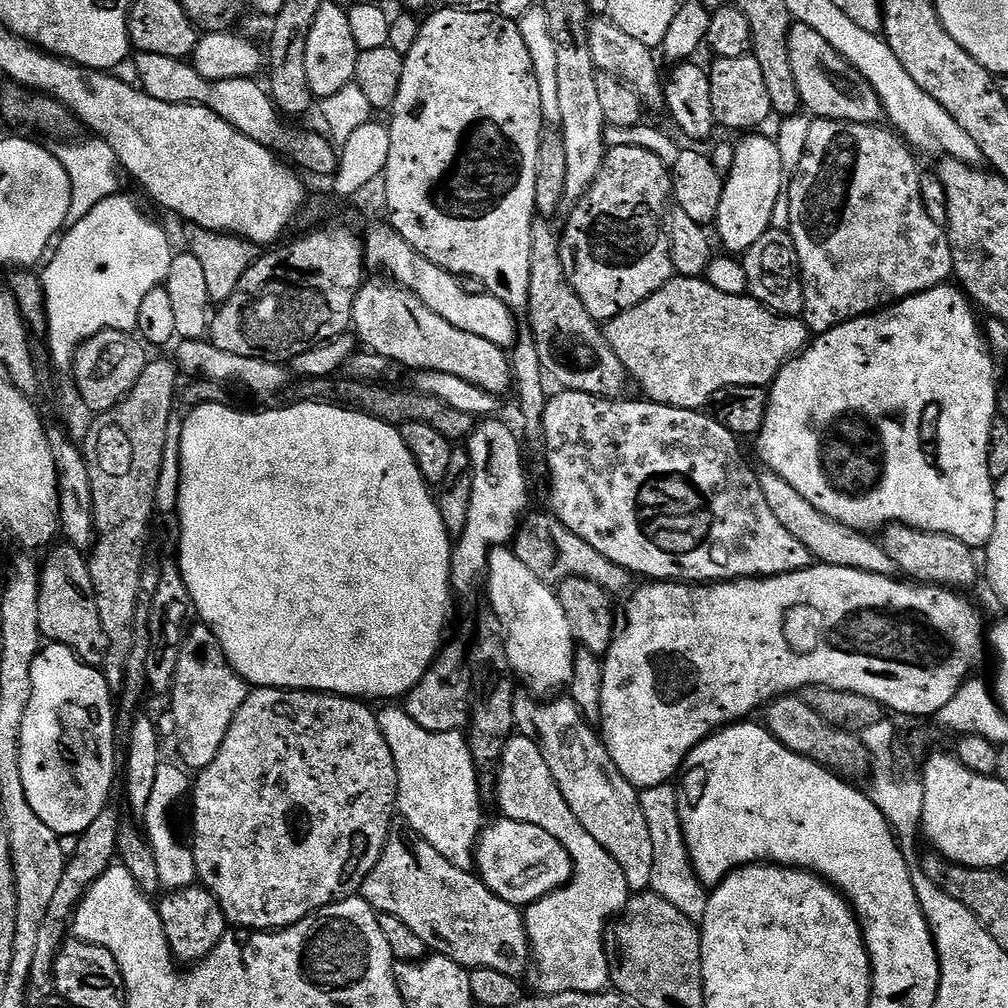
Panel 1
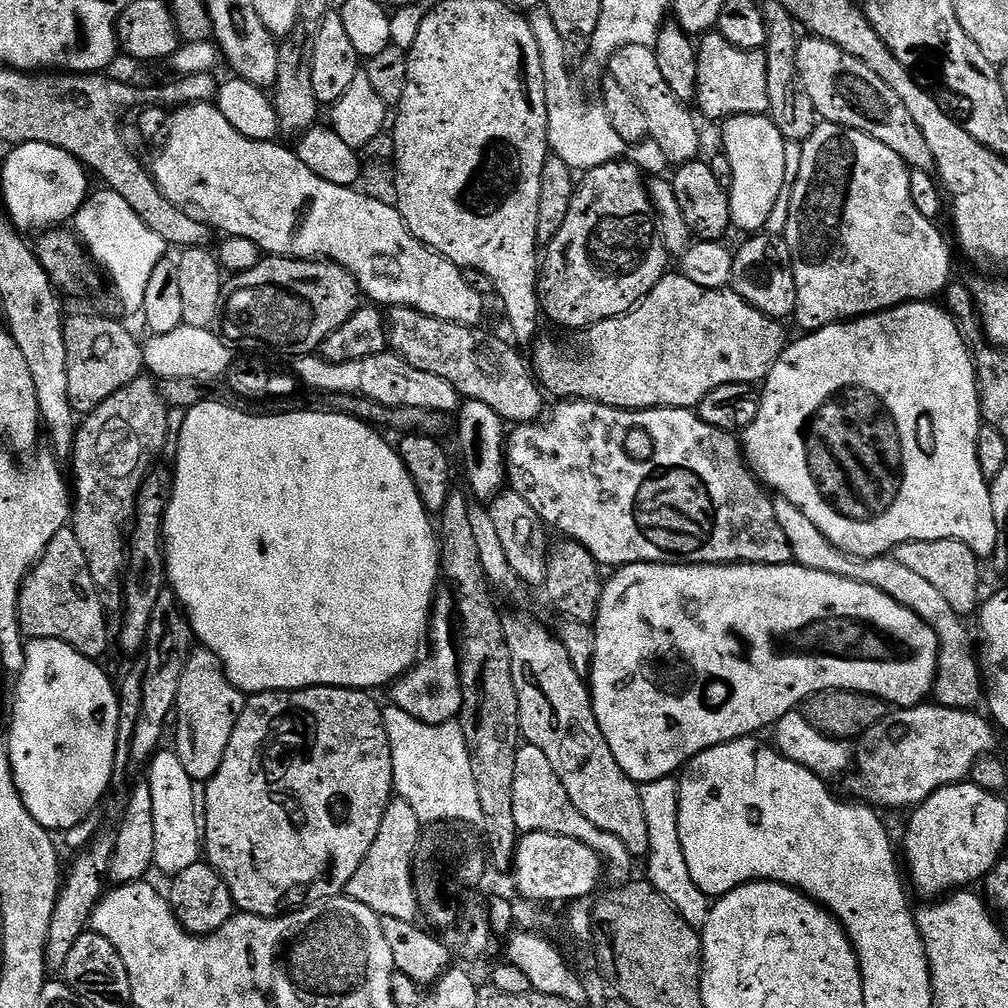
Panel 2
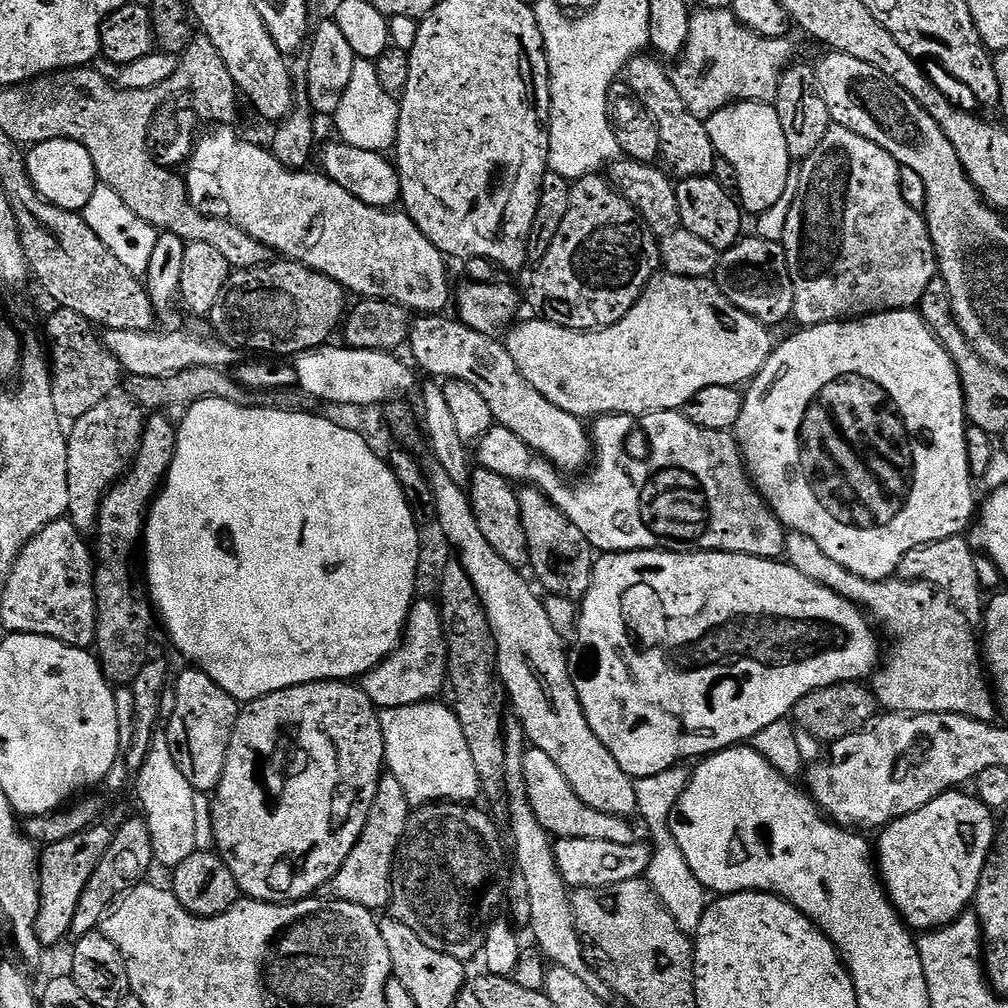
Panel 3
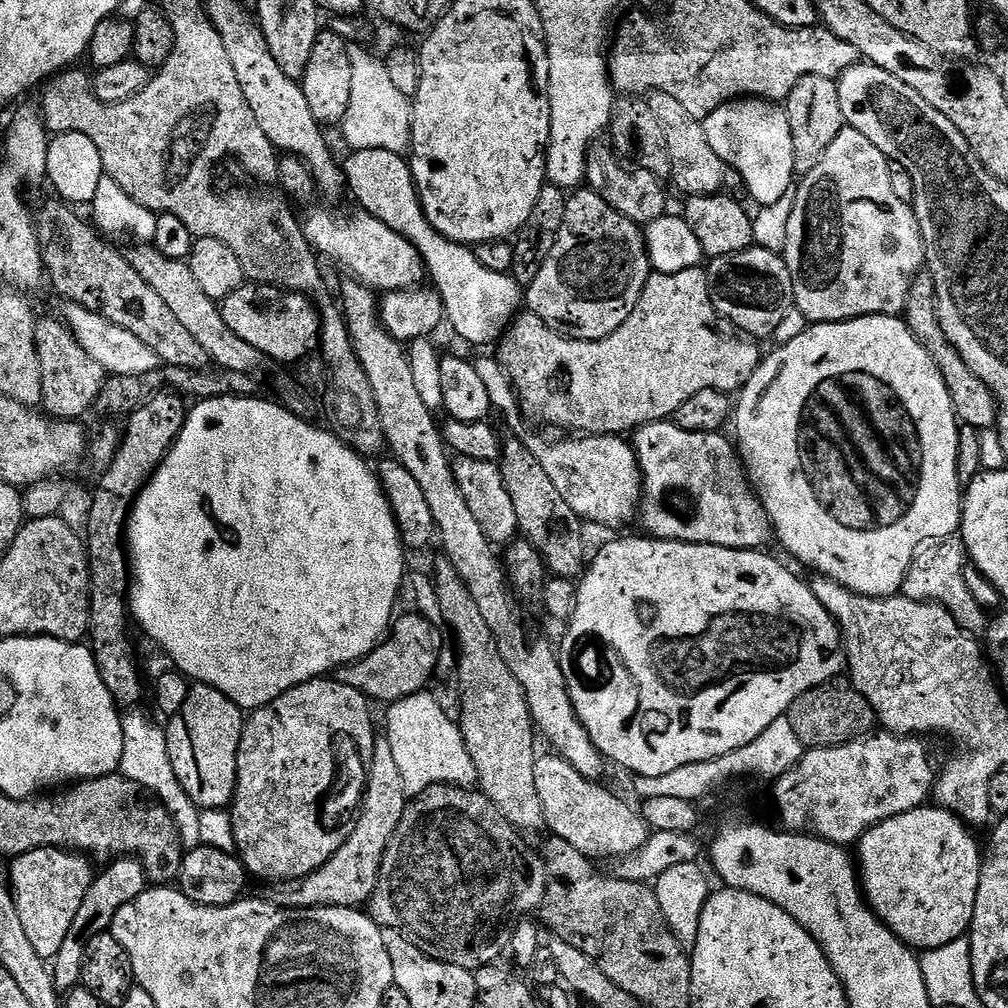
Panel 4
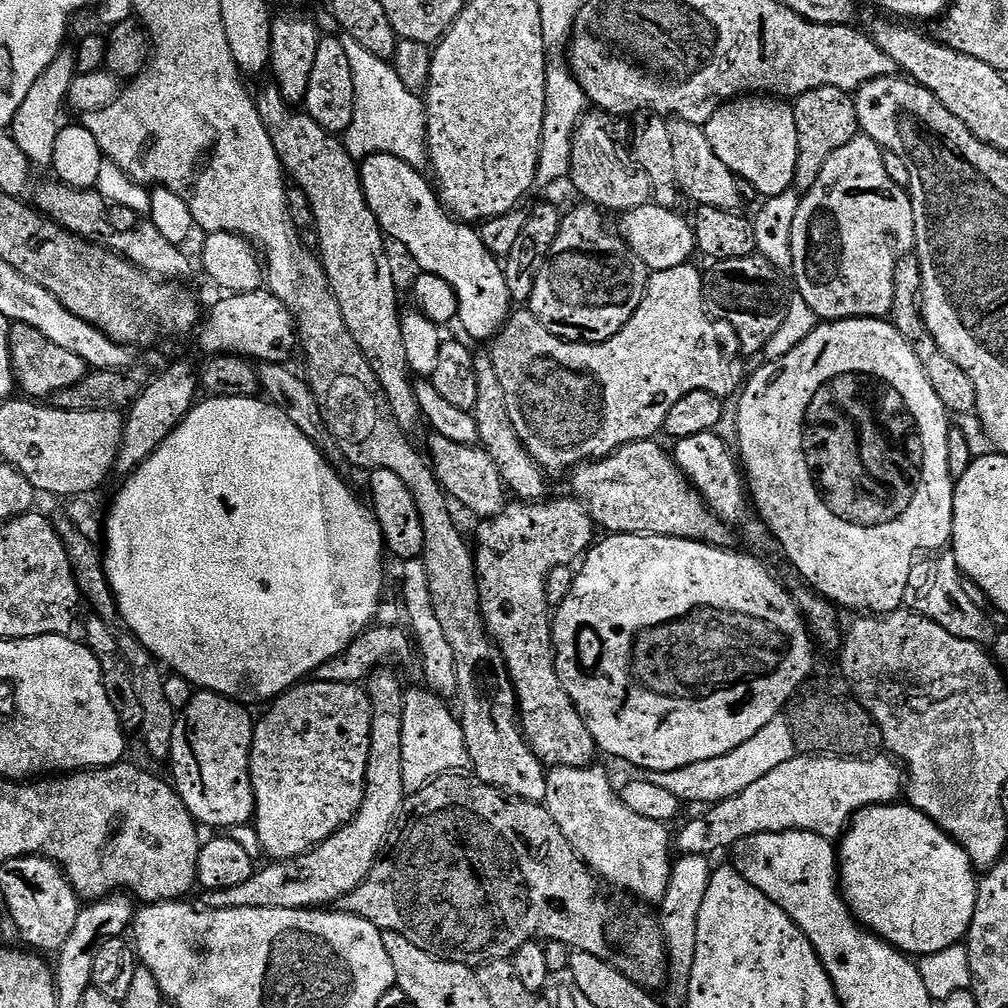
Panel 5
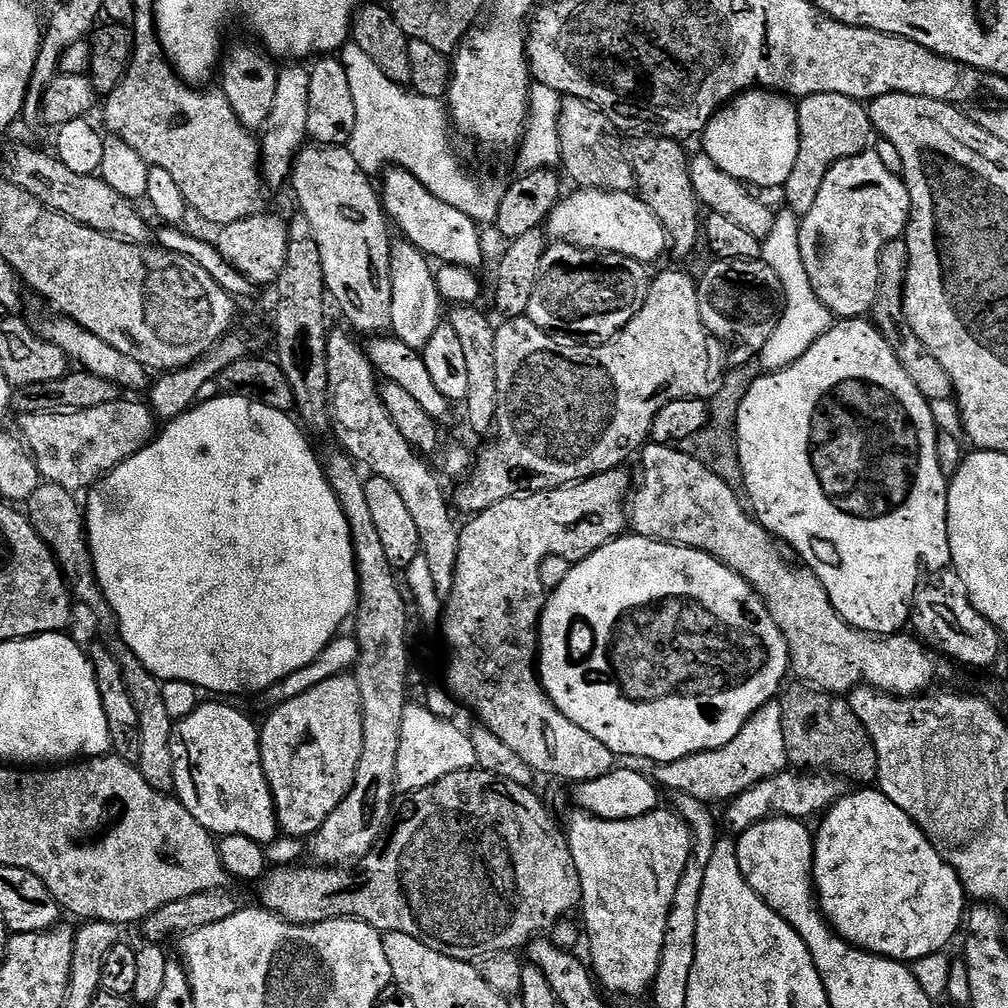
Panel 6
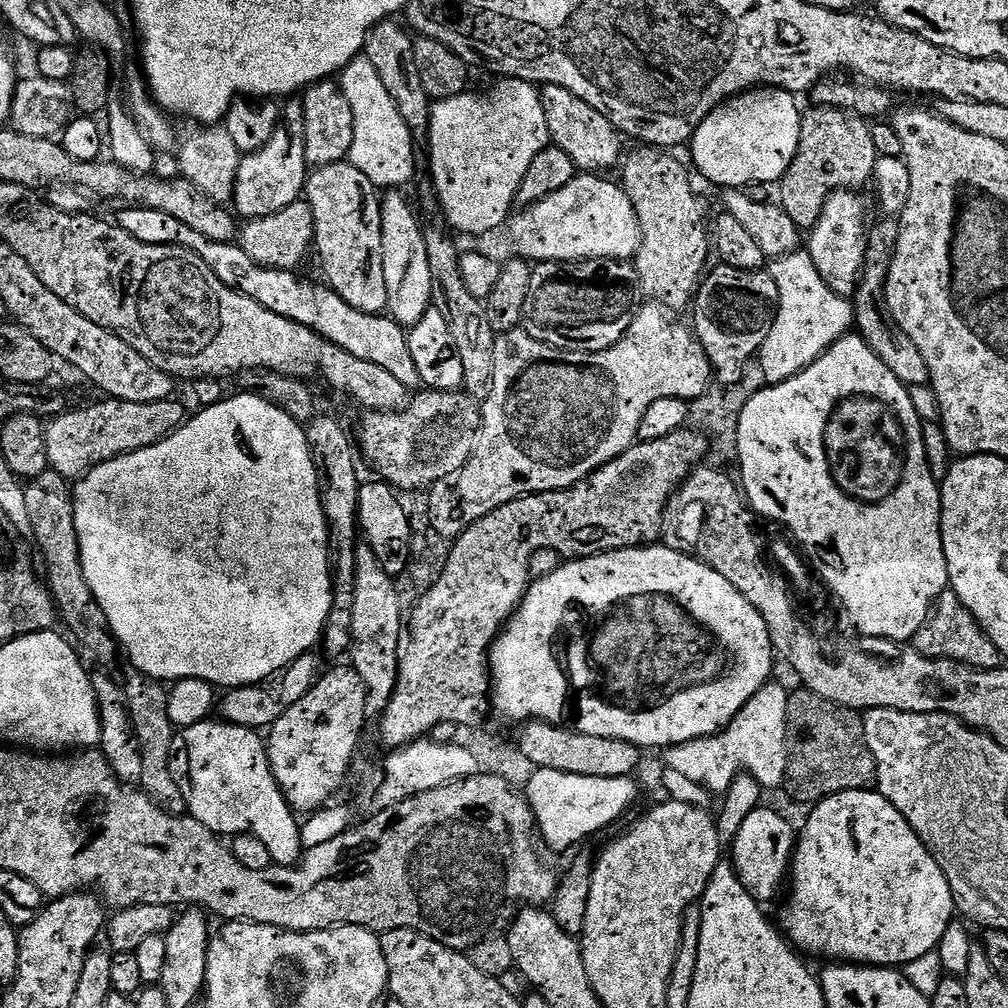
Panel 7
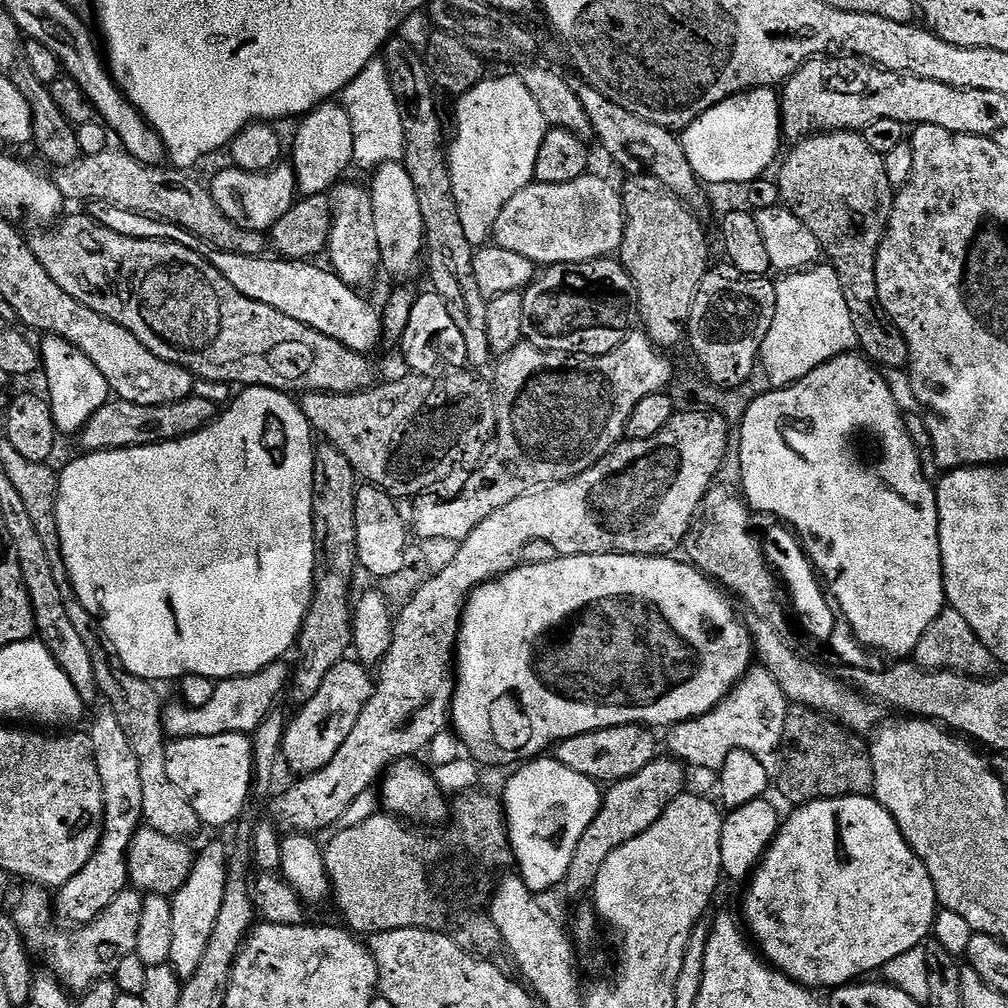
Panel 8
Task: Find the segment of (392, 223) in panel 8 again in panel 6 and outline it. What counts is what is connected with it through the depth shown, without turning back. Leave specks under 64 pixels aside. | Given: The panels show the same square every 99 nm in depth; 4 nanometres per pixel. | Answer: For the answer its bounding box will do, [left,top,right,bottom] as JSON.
[390,239,442,350]

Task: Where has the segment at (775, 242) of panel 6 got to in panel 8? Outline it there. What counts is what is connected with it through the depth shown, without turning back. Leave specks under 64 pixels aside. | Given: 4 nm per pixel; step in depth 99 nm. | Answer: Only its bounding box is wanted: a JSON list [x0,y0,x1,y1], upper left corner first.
[759,266,857,389]

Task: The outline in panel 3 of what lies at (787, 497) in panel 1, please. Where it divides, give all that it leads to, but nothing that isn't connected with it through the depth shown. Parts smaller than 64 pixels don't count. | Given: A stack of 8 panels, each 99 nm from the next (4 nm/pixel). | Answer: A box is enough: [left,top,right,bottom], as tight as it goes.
[784,531,998,721]

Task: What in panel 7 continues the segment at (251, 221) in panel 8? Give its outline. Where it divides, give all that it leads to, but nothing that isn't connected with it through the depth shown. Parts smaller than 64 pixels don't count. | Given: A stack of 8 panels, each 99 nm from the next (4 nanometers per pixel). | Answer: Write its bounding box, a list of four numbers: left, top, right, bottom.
[232,102,309,221]

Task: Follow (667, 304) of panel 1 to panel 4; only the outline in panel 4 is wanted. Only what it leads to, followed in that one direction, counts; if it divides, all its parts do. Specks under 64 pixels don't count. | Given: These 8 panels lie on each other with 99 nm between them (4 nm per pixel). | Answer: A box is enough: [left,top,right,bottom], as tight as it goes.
[498,267,762,436]

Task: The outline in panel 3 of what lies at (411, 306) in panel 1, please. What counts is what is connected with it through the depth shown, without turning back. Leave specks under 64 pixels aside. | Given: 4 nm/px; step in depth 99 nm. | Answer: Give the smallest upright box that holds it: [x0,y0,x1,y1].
[406,314,594,473]

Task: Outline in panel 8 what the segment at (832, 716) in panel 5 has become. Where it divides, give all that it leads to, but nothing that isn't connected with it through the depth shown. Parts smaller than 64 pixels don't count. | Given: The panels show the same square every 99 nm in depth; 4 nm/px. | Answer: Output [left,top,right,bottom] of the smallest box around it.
[775,704,876,806]

